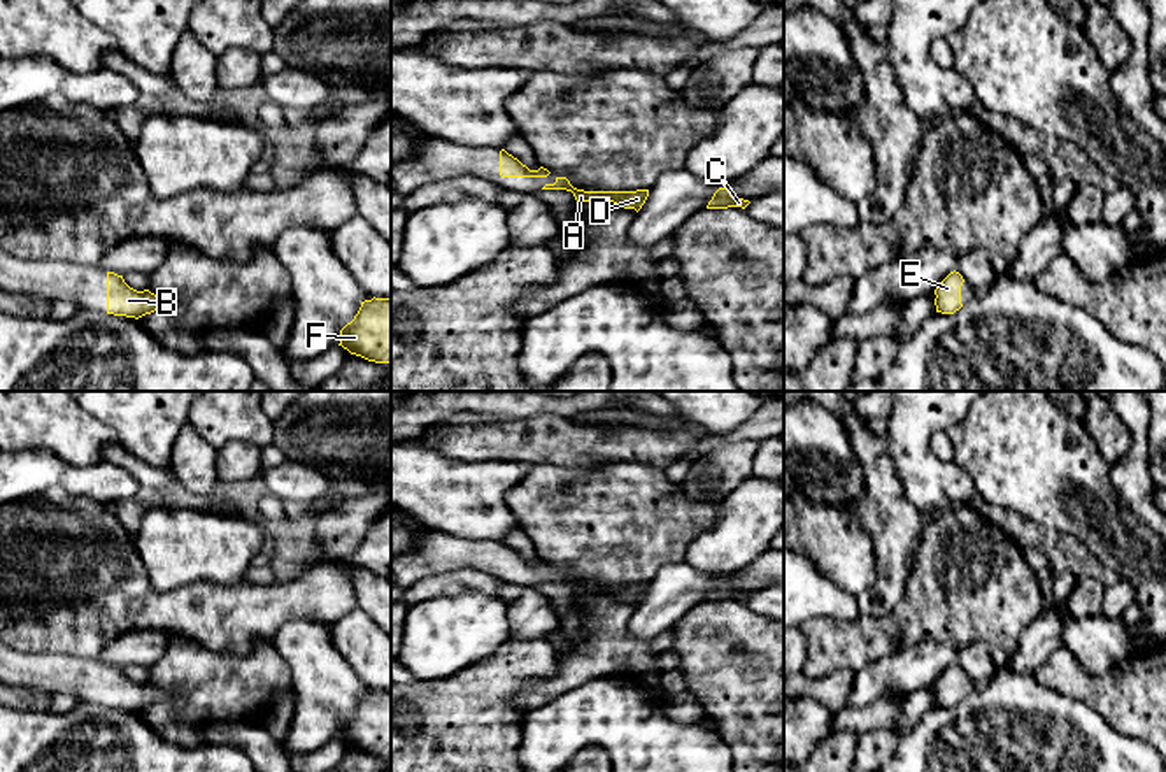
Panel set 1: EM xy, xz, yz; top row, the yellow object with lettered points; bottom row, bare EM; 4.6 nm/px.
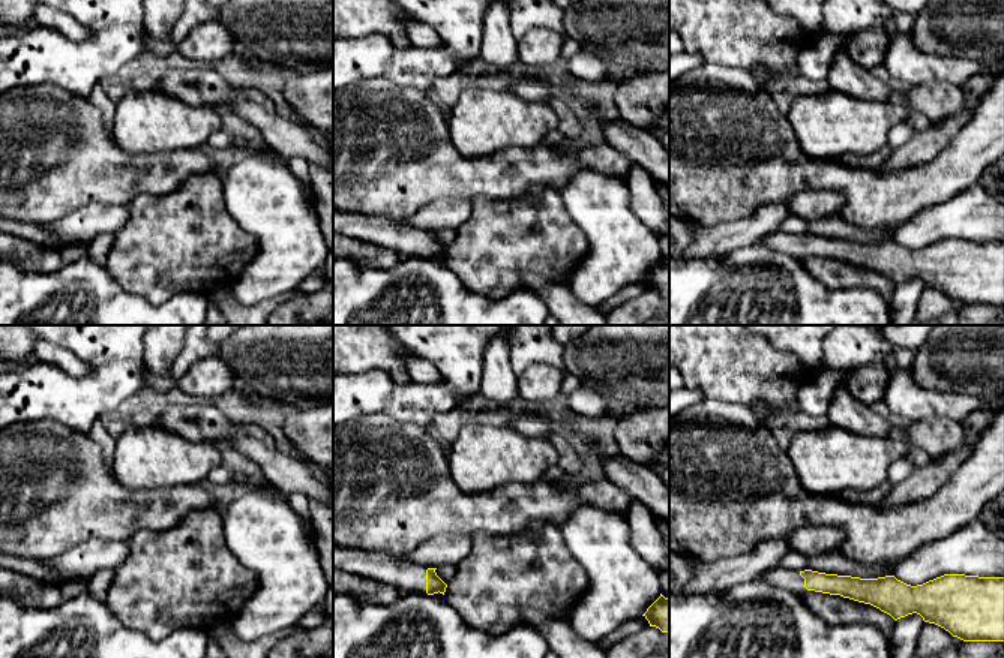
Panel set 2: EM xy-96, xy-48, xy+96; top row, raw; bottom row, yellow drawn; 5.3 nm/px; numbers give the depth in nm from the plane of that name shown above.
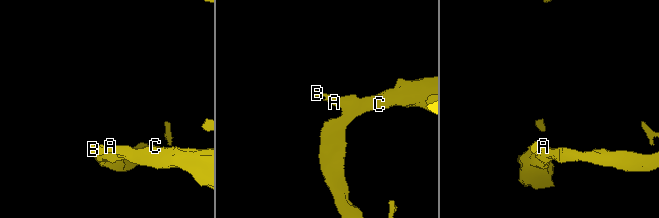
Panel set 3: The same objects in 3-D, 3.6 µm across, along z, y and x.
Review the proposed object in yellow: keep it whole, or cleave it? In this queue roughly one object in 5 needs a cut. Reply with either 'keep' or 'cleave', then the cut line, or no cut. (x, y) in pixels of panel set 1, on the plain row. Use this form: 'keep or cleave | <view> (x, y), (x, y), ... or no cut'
keep | no cut

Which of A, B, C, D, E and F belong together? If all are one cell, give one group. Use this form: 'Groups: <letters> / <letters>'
Groups: A B C D E F

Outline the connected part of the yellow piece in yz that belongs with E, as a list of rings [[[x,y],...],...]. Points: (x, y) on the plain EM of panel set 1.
[[[950,665],[942,677],[935,683],[936,705],[954,707],[963,700],[961,697],[961,679],[964,672],[959,665]]]

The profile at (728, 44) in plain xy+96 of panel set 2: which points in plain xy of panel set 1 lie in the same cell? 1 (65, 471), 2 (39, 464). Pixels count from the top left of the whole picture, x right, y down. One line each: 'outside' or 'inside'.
1: outside
2: outside

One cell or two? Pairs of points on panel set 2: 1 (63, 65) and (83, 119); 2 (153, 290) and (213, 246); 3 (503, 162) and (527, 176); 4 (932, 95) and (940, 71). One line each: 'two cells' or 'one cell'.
1: two cells
2: one cell
3: one cell
4: two cells

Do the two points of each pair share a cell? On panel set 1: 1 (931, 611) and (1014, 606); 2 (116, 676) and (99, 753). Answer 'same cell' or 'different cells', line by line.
1: same cell
2: different cells

